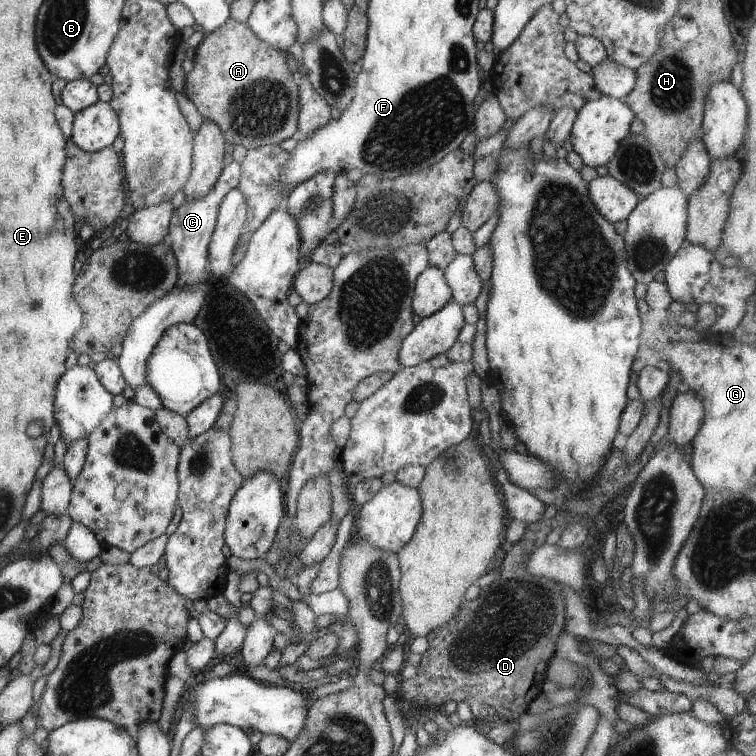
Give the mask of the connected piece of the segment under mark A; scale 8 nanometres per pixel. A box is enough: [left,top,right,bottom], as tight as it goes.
[183,18,298,149]

